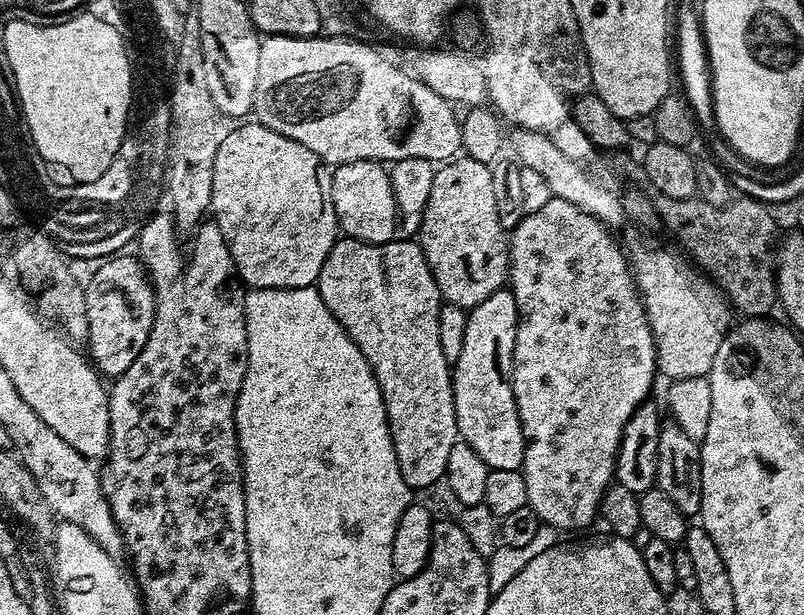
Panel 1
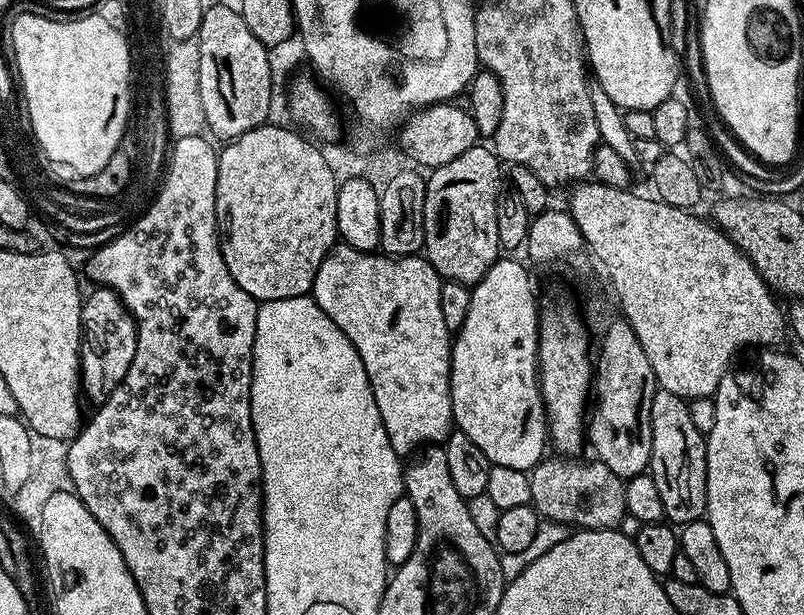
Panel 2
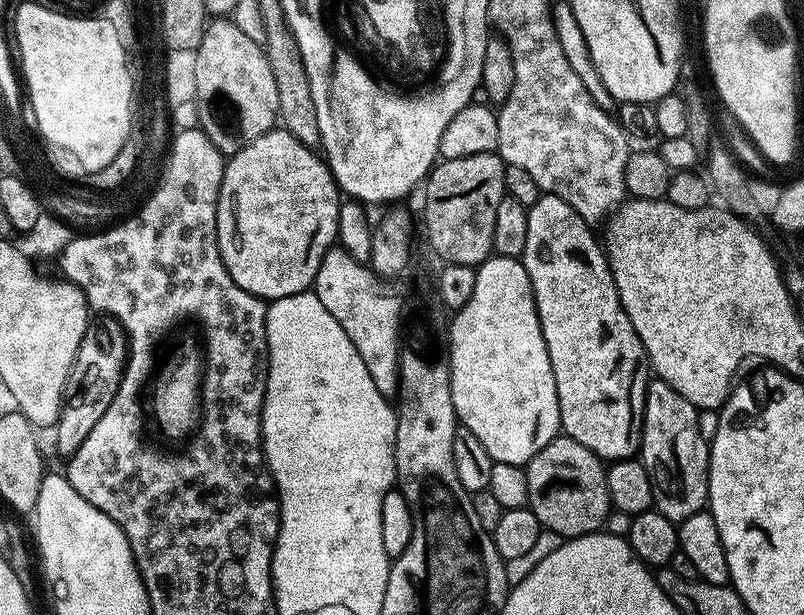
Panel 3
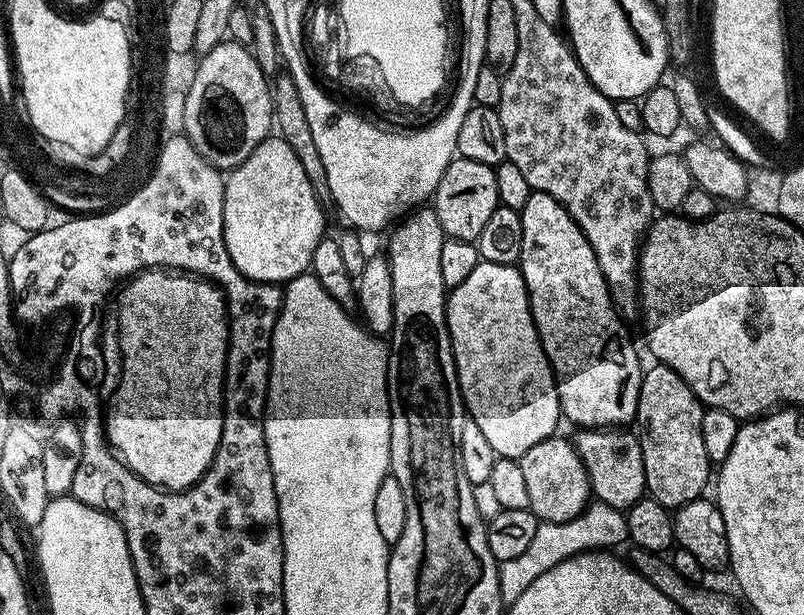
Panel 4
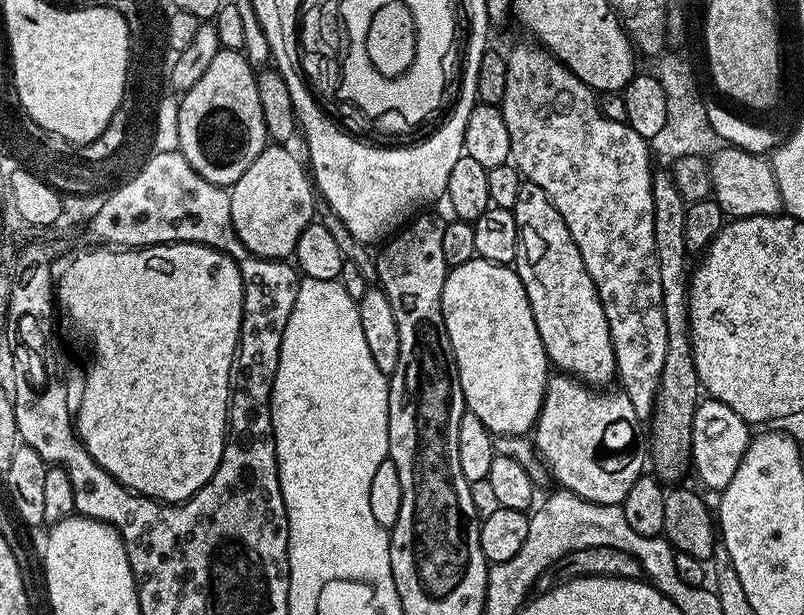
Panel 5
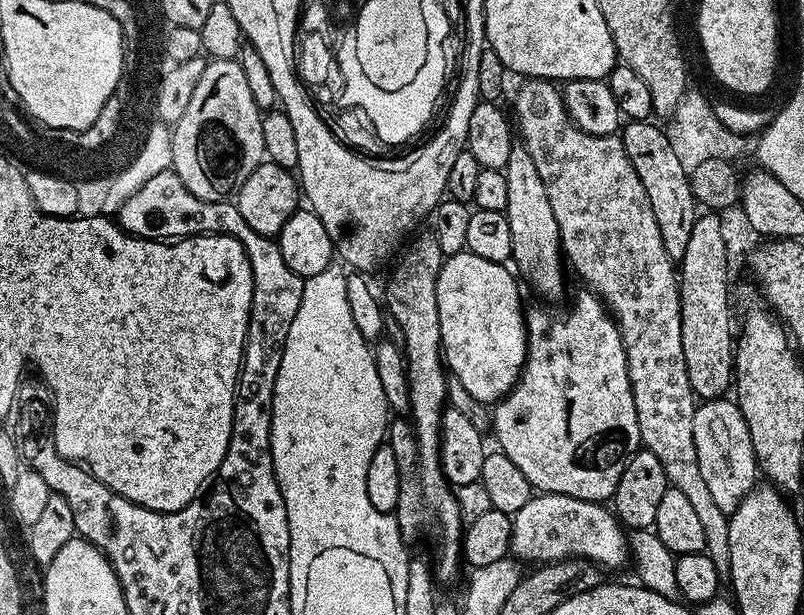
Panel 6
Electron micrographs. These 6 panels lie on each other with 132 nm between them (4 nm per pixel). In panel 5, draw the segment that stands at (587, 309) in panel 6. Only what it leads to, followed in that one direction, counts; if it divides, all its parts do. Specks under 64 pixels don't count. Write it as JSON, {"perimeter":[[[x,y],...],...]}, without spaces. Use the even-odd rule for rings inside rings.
{"perimeter":[[[567,374],[553,375],[544,390],[544,405],[540,408],[540,419],[534,425],[534,444],[543,463],[552,467],[552,472],[560,483],[557,485],[561,489],[573,492],[583,500],[595,504],[623,505],[626,494],[630,494],[630,486],[634,486],[634,482],[638,482],[638,478],[646,472],[646,457],[649,455],[646,428],[645,425],[644,428],[640,425],[641,413],[631,405],[630,398],[623,394],[603,396],[600,392],[603,391],[593,390]],[[583,424],[612,424],[617,436],[608,432],[605,436],[592,436],[589,440],[583,440],[578,433],[571,432],[571,428],[580,428]]]}

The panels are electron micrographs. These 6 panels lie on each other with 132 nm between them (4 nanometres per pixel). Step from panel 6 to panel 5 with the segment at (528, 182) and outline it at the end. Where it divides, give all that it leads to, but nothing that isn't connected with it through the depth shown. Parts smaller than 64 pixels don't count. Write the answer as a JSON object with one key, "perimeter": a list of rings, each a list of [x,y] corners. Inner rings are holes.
{"perimeter":[[[527,182],[520,185],[514,213],[517,224],[514,267],[526,290],[549,361],[555,367],[557,364],[561,373],[587,385],[604,386],[600,384],[612,382],[616,376],[616,359],[610,326],[594,282],[586,270],[586,262],[582,262],[582,254],[562,214],[555,210],[552,199],[542,186]]]}

